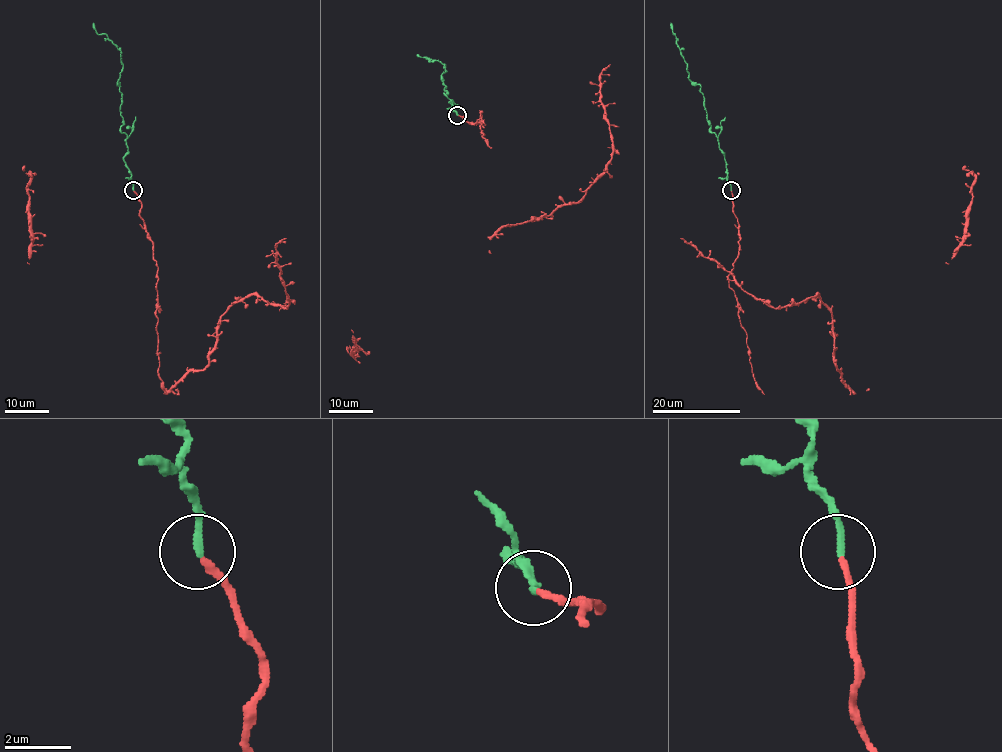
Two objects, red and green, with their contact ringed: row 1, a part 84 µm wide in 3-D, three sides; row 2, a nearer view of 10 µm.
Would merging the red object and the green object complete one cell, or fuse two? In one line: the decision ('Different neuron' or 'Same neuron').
Same neuron

